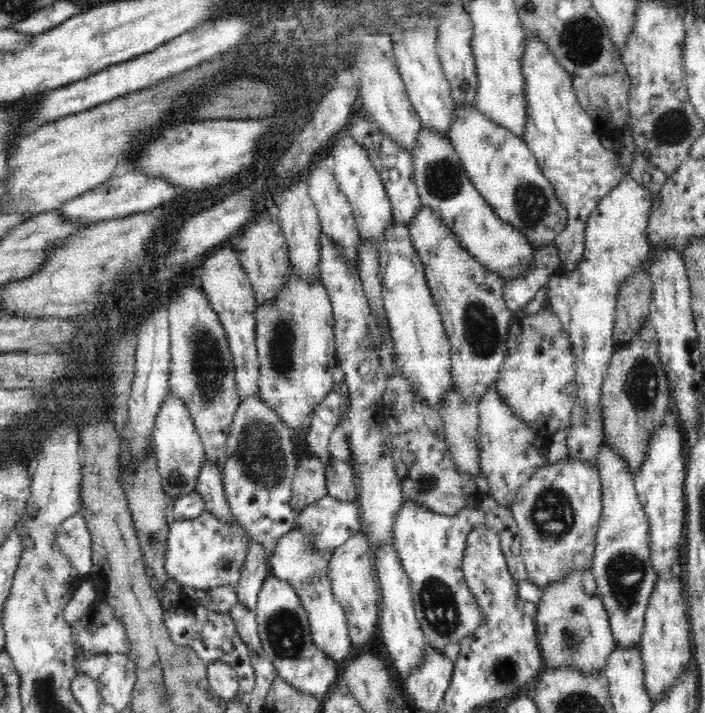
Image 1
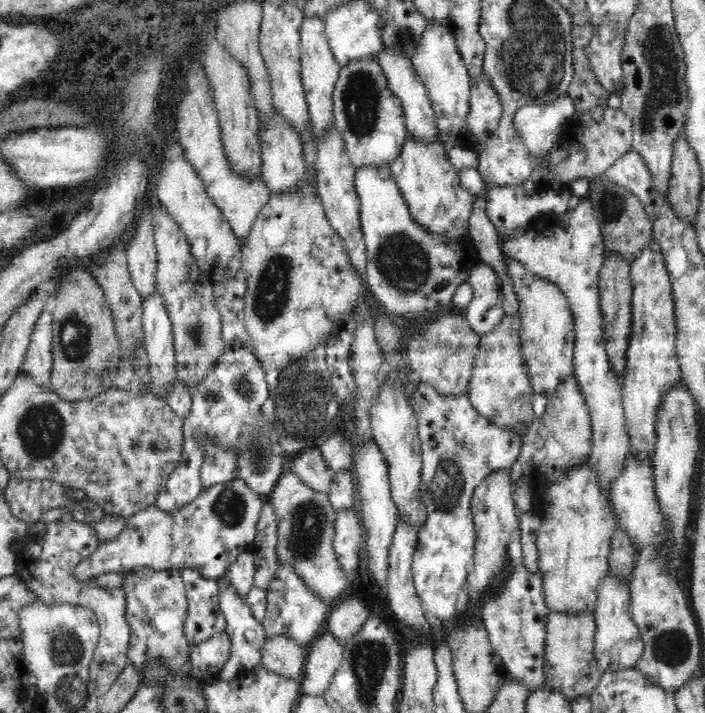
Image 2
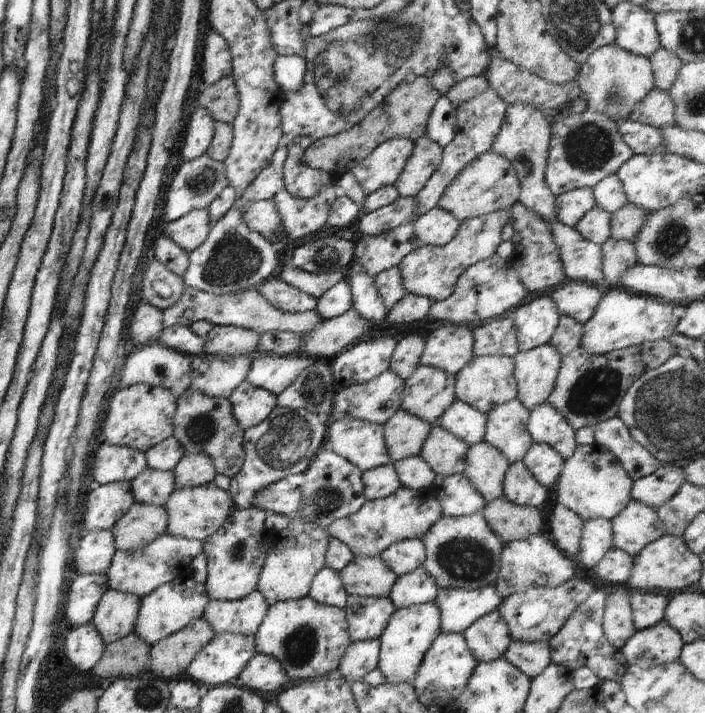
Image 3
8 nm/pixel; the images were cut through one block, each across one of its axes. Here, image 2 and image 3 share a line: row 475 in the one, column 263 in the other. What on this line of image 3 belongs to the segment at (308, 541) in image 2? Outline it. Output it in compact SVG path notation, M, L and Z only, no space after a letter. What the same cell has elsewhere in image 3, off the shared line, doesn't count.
M280 279L264 280L256 287L256 292L262 294L274 308L282 312L300 313L314 311L317 298L298 290Z

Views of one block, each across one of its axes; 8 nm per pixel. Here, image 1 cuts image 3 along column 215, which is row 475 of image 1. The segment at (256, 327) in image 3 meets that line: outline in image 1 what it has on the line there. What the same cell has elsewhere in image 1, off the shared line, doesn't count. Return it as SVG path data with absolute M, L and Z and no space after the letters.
M316 456L300 460L293 478L291 507L304 511L327 494L323 462Z

